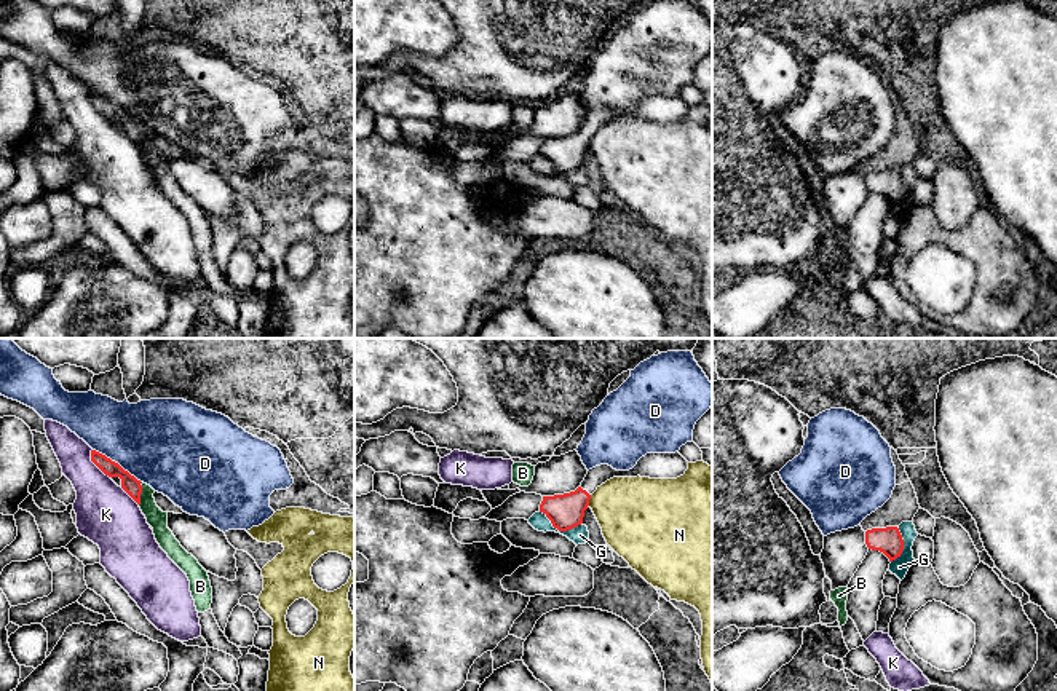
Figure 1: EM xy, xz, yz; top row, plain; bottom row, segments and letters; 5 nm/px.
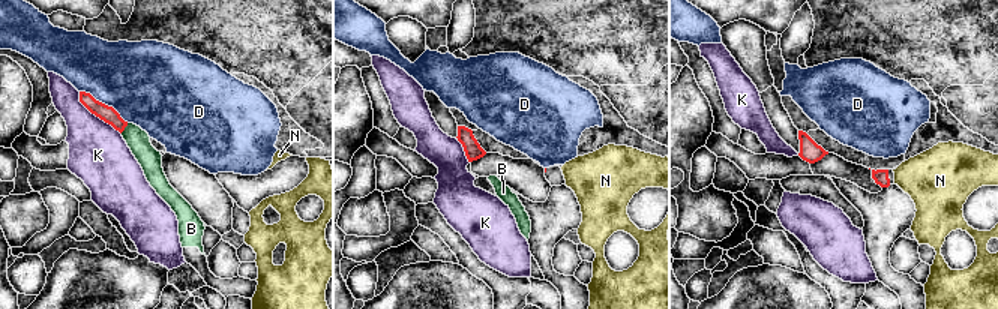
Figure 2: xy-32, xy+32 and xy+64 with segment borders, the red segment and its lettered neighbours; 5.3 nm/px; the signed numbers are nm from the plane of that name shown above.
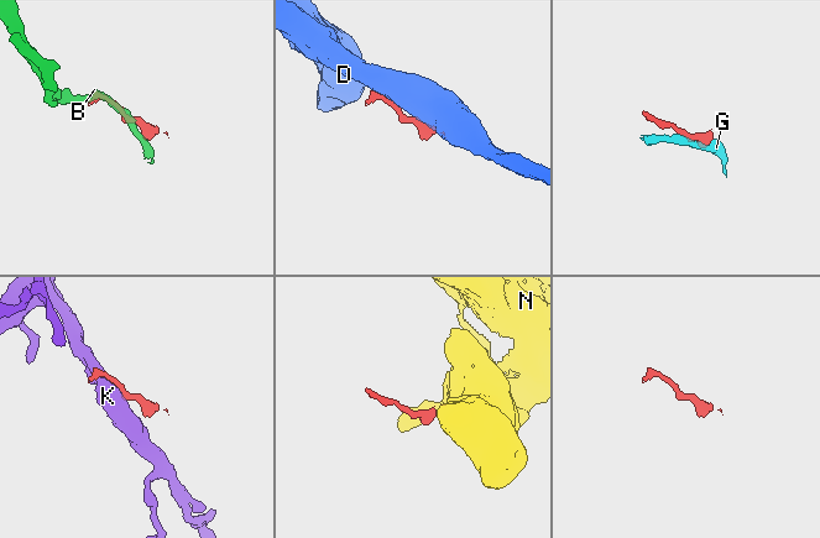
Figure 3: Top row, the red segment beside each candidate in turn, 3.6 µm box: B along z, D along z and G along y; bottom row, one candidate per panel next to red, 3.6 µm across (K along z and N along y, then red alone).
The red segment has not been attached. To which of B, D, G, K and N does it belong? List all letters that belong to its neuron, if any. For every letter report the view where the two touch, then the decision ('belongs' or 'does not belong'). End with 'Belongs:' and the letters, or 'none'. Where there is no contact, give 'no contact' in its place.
B: meets red in xy; does not belong
D: meets red in xy; does not belong
G: meets red in xz; does not belong
K: meets red in xy; does not belong
N: meets red in xz; does not belong
Belongs: none

